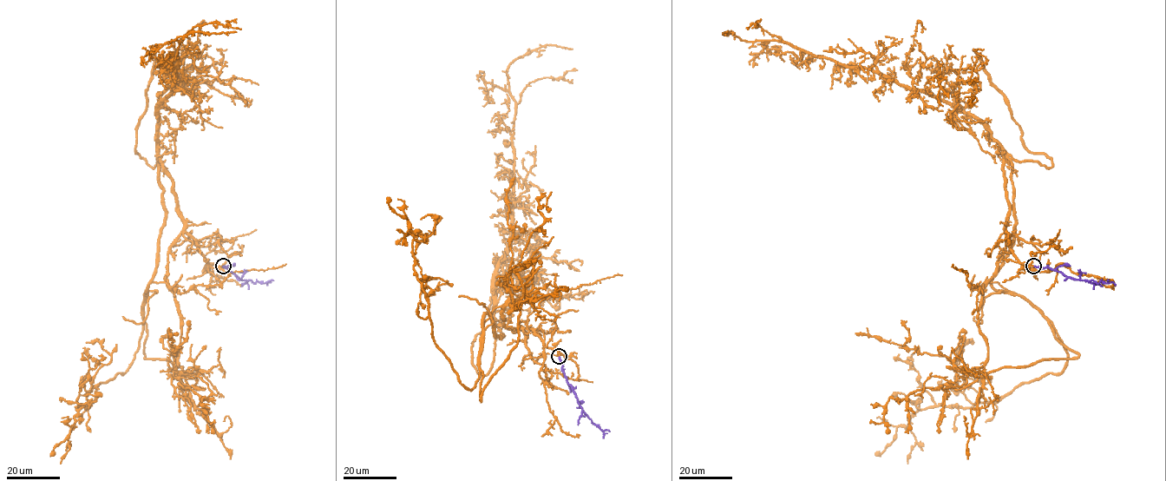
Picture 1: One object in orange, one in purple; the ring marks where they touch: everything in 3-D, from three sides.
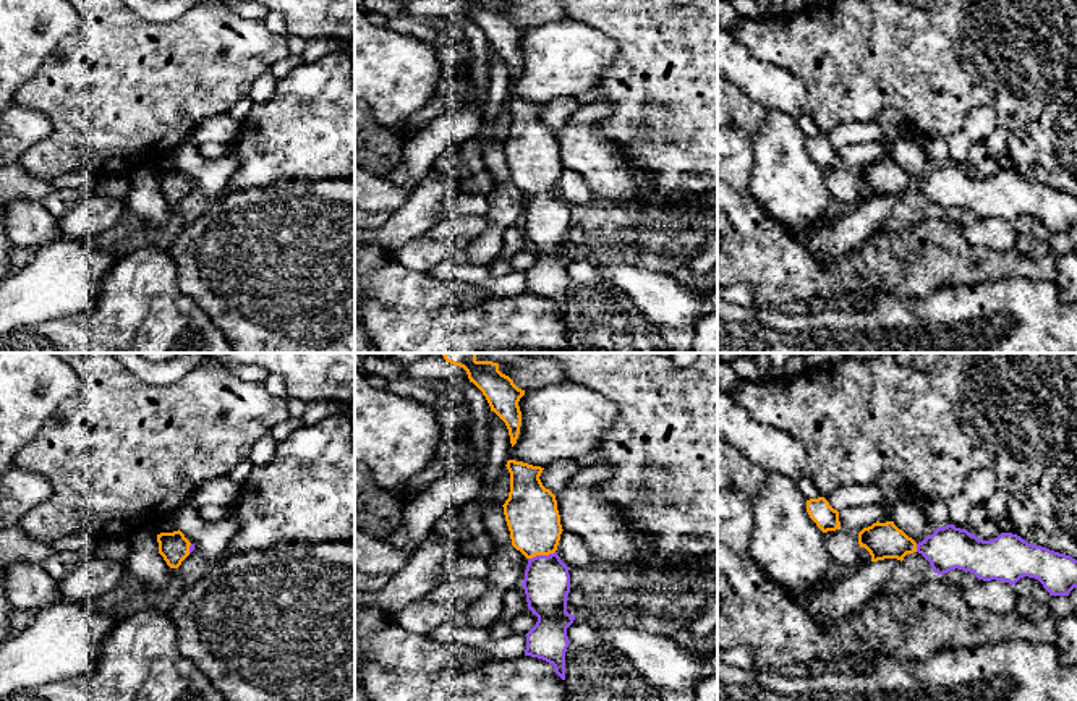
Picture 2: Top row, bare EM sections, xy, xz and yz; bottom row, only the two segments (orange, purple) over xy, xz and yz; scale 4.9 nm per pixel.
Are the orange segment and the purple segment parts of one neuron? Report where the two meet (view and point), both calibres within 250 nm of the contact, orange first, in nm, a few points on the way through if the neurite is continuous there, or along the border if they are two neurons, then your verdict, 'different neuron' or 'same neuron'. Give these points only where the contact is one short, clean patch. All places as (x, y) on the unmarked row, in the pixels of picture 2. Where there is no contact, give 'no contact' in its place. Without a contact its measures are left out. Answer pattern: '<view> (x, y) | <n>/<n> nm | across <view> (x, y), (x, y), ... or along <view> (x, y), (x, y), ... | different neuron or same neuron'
xz (541, 191) | 260/220 nm | across xz (532, 152), (541, 191), (546, 220) | same neuron

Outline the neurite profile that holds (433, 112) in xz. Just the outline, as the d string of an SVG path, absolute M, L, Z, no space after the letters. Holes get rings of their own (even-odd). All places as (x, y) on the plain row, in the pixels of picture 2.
M457 96L434 97L426 107L418 110L413 117L397 123L392 130L395 133L408 131L411 128L439 121L441 117L450 108L458 107L460 99Z

